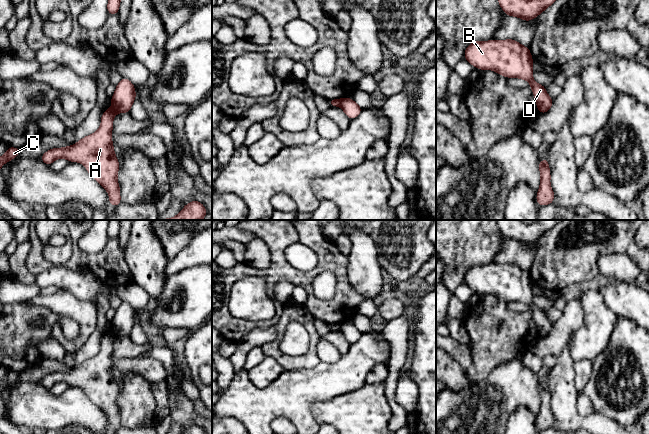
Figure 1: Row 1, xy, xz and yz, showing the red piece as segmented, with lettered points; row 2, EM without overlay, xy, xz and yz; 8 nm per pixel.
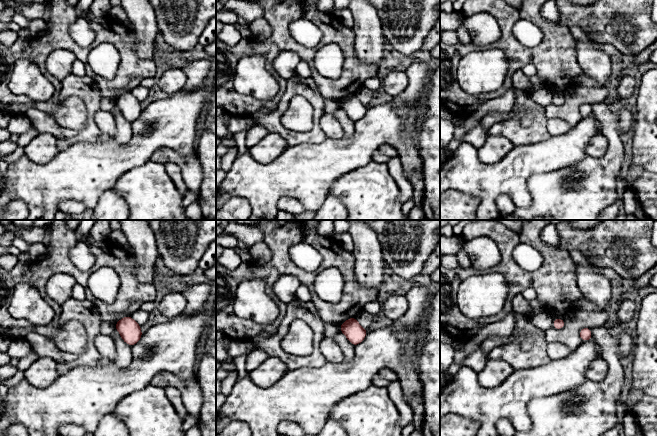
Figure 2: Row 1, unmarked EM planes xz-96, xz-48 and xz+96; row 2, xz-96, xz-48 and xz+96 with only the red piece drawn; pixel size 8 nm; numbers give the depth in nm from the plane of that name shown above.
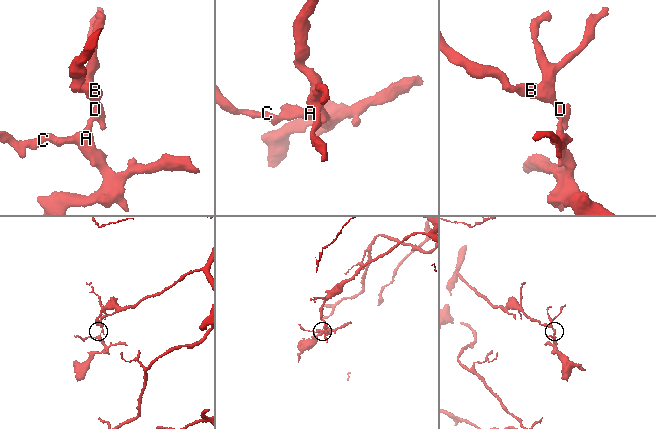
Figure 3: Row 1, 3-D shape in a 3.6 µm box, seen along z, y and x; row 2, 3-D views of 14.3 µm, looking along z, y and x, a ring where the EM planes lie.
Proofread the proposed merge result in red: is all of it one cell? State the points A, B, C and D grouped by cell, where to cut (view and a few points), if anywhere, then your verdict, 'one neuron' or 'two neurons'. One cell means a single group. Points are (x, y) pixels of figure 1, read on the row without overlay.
A C / B D | xz (340, 323), (338, 329) | two neurons

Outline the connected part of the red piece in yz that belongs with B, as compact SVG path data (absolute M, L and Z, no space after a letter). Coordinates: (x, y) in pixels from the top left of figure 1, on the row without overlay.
M514 263L475 265L466 271L464 283L477 293L493 294L506 302L528 305L539 337L550 335L554 323L546 316L545 309L533 304L530 272Z

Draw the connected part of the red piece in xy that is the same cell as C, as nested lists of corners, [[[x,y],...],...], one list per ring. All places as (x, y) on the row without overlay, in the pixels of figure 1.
[[[8,370],[7,376],[3,380],[0,381],[0,394],[3,388],[17,381],[20,374],[21,372],[15,372],[15,371]]]

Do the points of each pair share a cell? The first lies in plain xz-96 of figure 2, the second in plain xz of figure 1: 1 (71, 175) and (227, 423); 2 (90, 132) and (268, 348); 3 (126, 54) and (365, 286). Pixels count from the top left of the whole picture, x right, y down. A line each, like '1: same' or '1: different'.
1: different
2: same
3: different

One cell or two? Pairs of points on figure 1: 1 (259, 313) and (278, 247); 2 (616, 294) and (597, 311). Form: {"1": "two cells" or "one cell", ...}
{"1": "two cells", "2": "two cells"}

